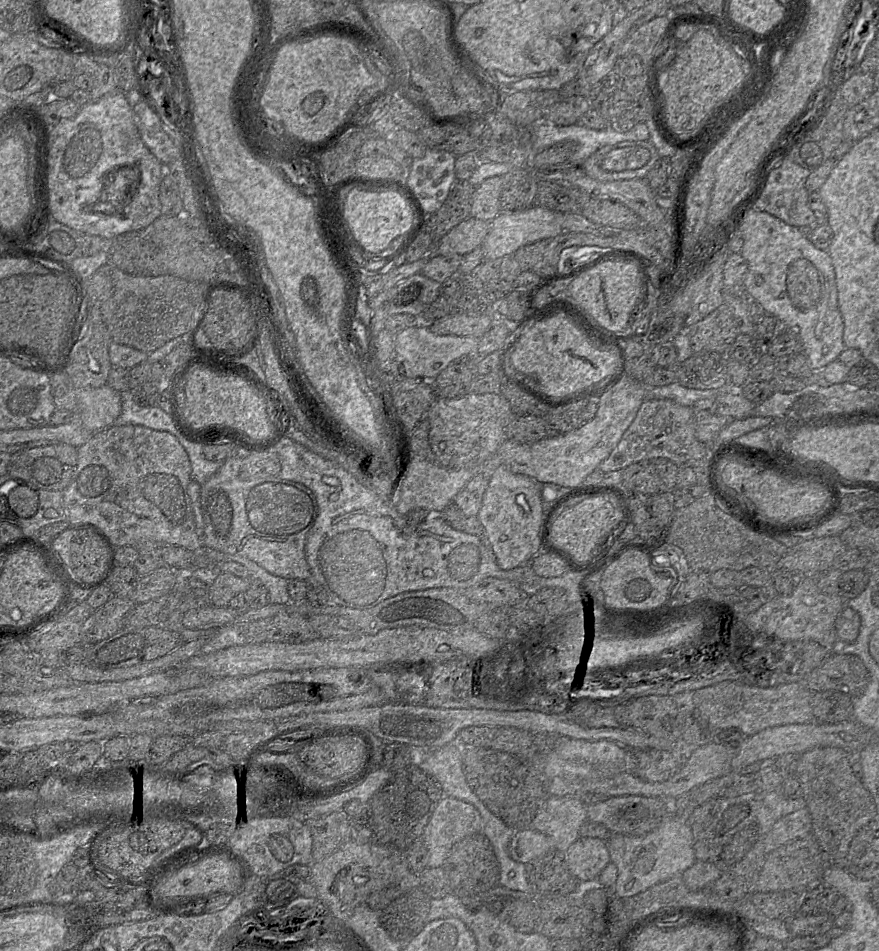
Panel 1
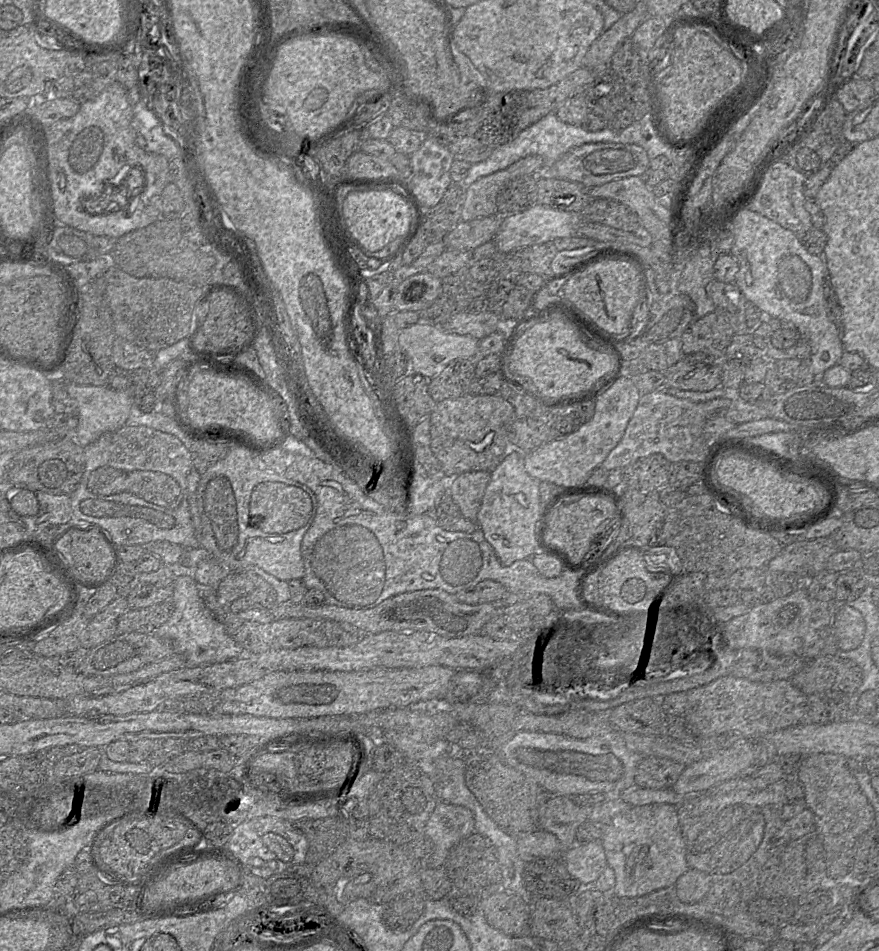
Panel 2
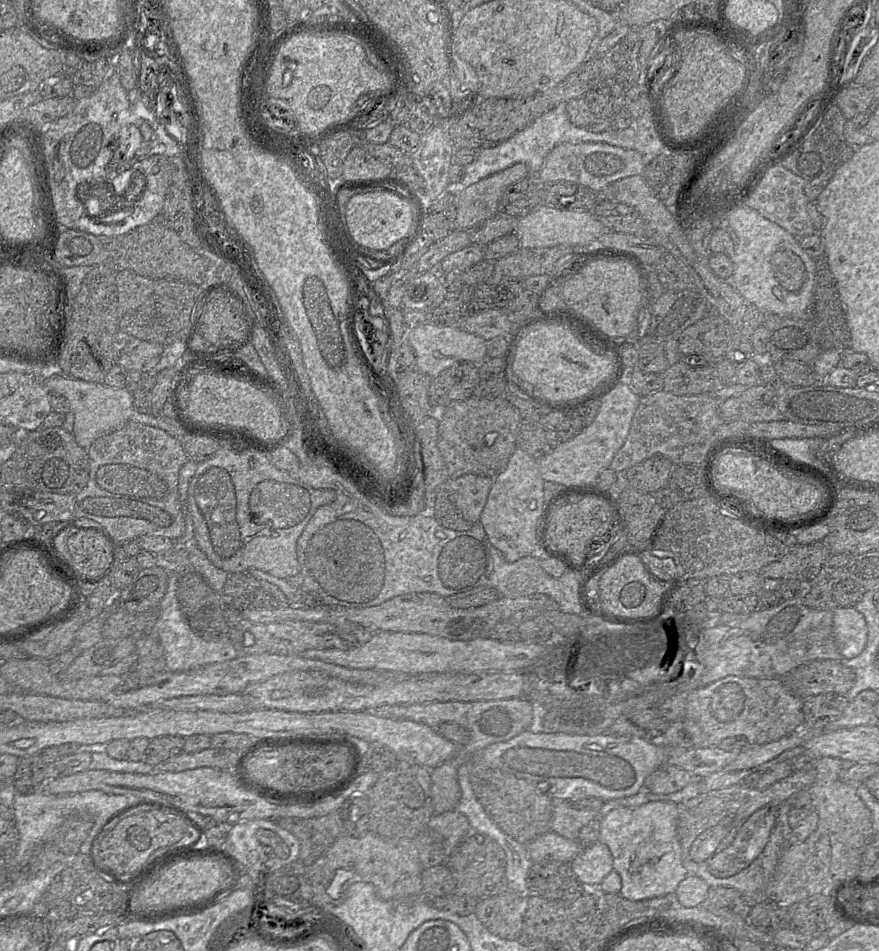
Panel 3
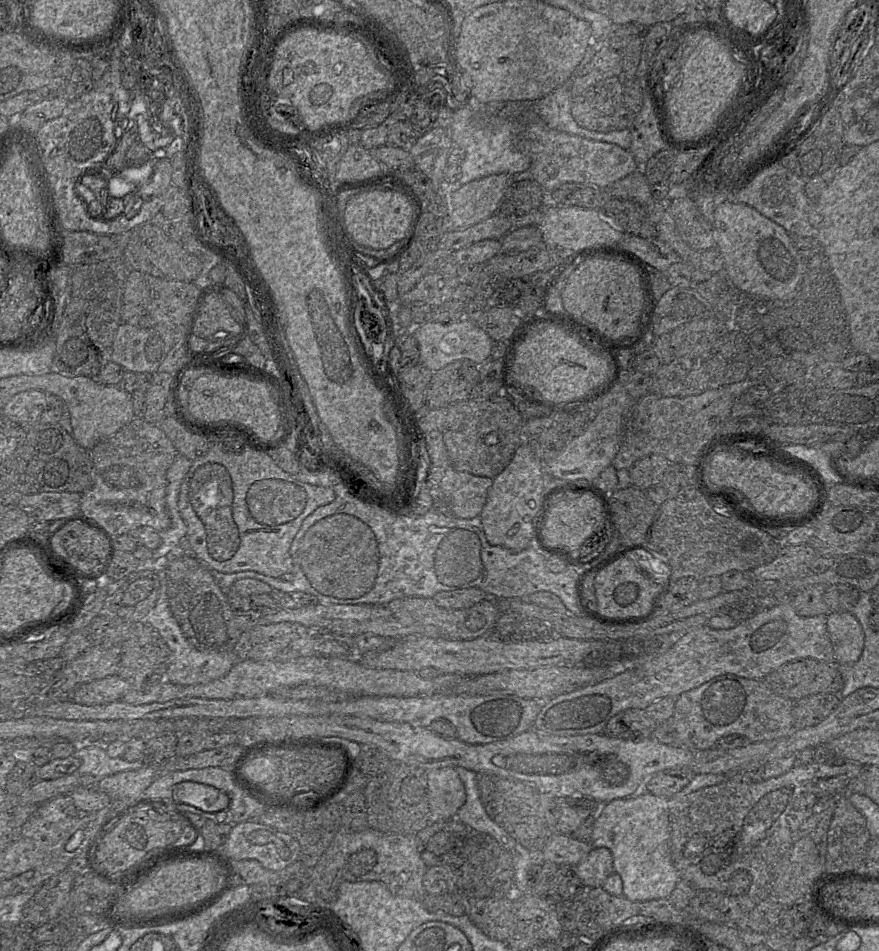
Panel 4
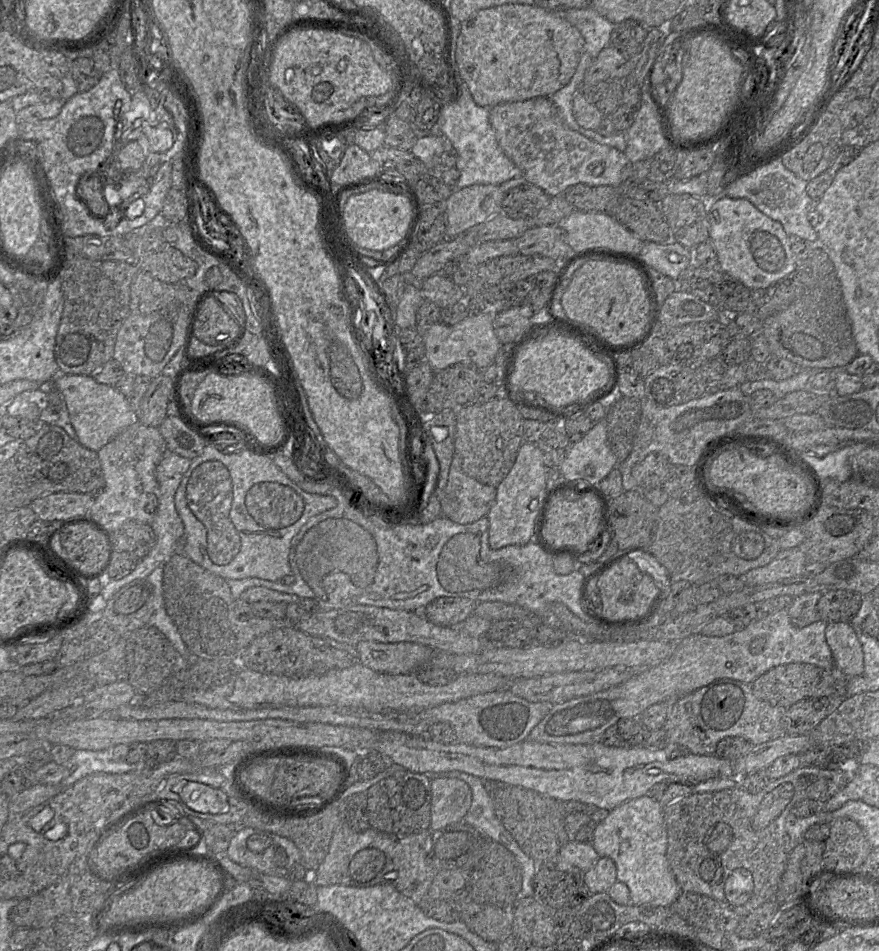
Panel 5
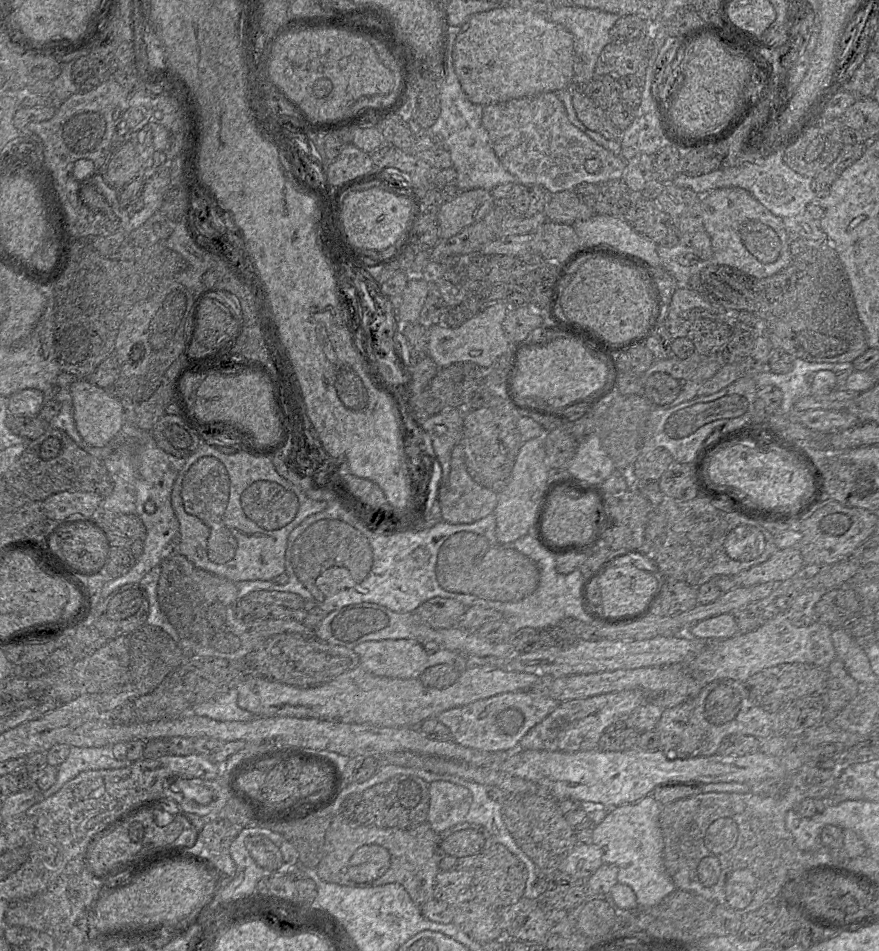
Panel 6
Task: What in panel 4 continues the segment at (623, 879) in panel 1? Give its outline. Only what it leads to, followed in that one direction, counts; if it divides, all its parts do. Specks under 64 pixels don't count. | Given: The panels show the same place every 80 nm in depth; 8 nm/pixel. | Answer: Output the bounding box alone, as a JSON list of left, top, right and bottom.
[591,791,680,902]

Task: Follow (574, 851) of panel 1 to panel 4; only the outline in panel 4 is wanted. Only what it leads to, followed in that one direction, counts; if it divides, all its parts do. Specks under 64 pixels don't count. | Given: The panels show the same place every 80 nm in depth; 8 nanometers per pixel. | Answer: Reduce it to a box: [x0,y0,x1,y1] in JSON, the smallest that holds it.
[575,847,614,887]

